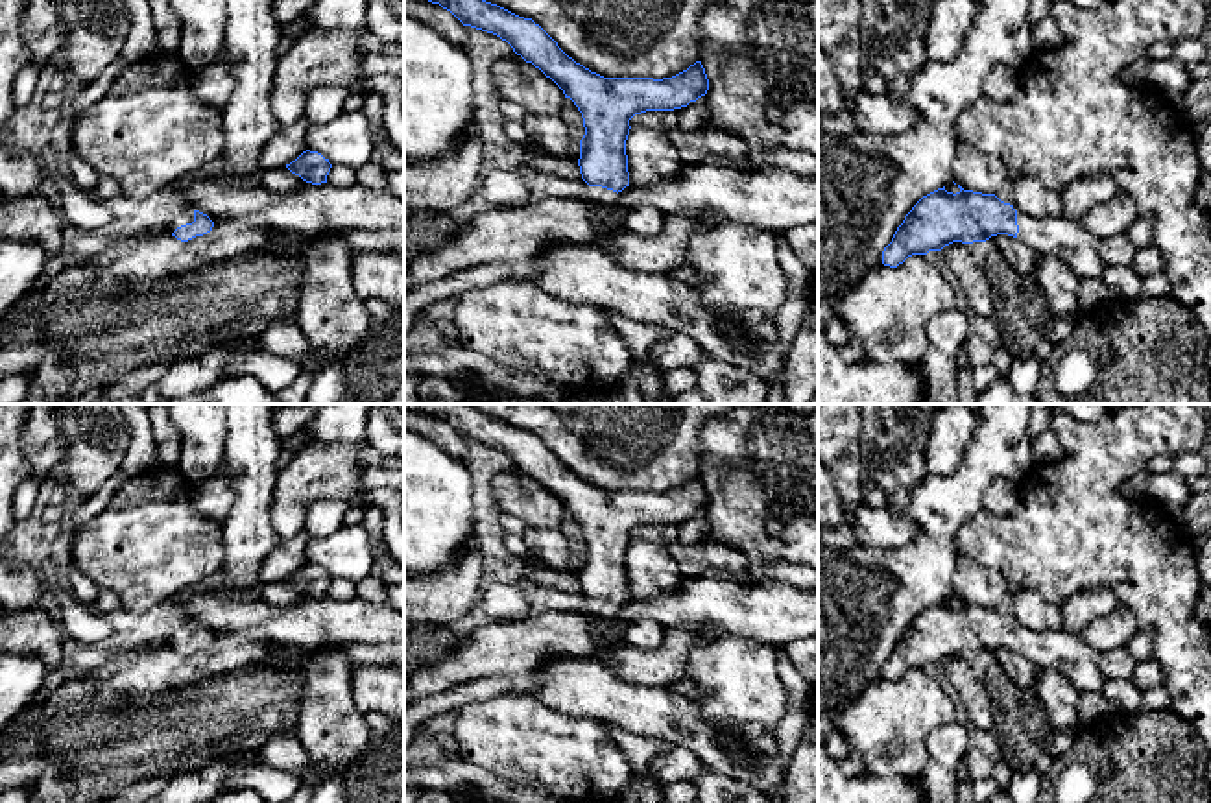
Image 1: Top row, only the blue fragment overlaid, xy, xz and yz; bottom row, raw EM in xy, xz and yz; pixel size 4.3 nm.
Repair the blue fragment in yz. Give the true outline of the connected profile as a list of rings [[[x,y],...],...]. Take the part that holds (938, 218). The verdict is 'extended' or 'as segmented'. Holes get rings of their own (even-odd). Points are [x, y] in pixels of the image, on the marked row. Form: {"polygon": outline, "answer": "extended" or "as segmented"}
{"polygon": [[[945,186],[923,196],[897,227],[892,242],[882,251],[882,264],[897,268],[912,255],[927,255],[929,251],[941,251],[953,242],[973,244],[986,242],[997,234],[1021,238],[1036,253],[1060,257],[1078,279],[1102,279],[1109,266],[1098,247],[1098,238],[1093,236],[1076,220],[1065,218],[1030,218],[1013,209],[1013,205],[1001,201],[995,194],[982,194],[964,190],[947,192]]], "answer": "extended"}

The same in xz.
{"polygon": [[[428,0],[450,11],[463,26],[493,33],[532,63],[570,98],[583,118],[580,174],[589,185],[582,199],[598,225],[596,244],[615,242],[624,231],[609,218],[617,194],[629,186],[626,140],[629,120],[646,111],[674,111],[705,96],[709,79],[701,61],[663,79],[604,78],[569,57],[532,18],[486,0]]], "answer": "extended"}

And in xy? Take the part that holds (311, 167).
{"polygon": [[[306,150],[286,168],[306,183],[321,185],[327,183],[332,164],[321,153]]], "answer": "as segmented"}

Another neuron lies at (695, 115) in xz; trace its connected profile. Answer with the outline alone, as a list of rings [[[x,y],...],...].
[[[705,96],[690,102],[687,107],[674,109],[674,111],[646,111],[635,114],[629,120],[631,129],[635,127],[648,127],[661,133],[670,133],[672,129],[703,129],[707,127],[709,120],[709,107]]]

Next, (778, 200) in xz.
[[[709,159],[683,164],[676,177],[650,186],[626,186],[617,194],[609,218],[622,225],[633,205],[653,205],[665,212],[711,210],[775,234],[818,223],[818,177],[772,166],[738,168]]]

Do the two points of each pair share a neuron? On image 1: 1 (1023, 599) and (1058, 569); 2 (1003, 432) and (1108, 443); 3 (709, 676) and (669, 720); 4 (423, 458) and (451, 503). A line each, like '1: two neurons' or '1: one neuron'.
1: two neurons
2: two neurons
3: two neurons
4: one neuron

